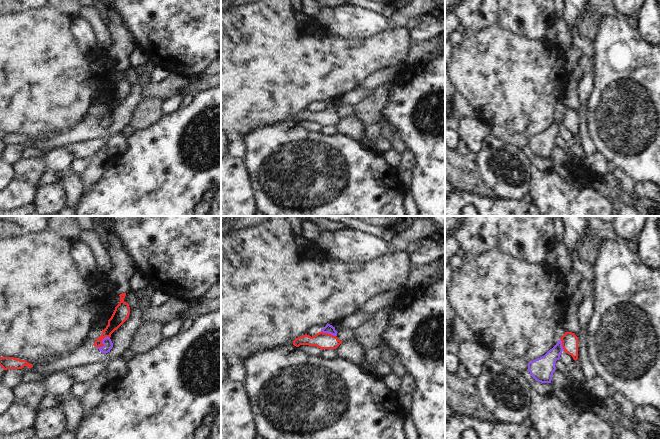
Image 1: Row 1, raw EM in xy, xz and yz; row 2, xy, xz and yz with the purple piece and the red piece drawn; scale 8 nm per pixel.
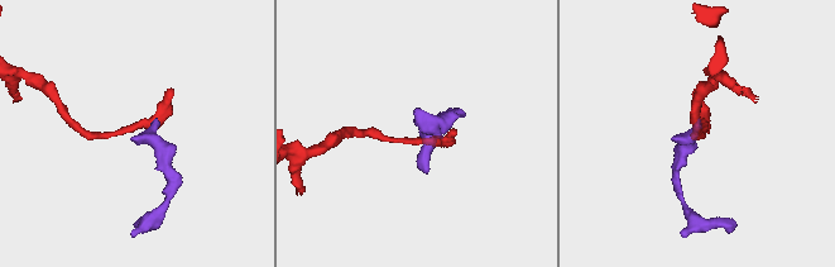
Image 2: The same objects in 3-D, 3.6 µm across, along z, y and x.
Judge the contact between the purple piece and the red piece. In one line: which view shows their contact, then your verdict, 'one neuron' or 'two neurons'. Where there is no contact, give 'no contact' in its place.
meets purple in xy; one neuron

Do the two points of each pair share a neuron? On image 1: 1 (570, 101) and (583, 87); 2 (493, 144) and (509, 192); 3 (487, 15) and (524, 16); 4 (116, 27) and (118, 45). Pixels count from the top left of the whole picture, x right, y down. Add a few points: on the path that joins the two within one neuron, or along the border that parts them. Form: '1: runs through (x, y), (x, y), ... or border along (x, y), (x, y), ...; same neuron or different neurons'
1: border along (577, 83), (578, 113); different neurons
2: runs through (496, 156), (497, 161), (507, 171), (509, 180); same neuron
3: runs through (496, 15), (515, 15); same neuron
4: runs through (117, 31), (118, 41); same neuron

